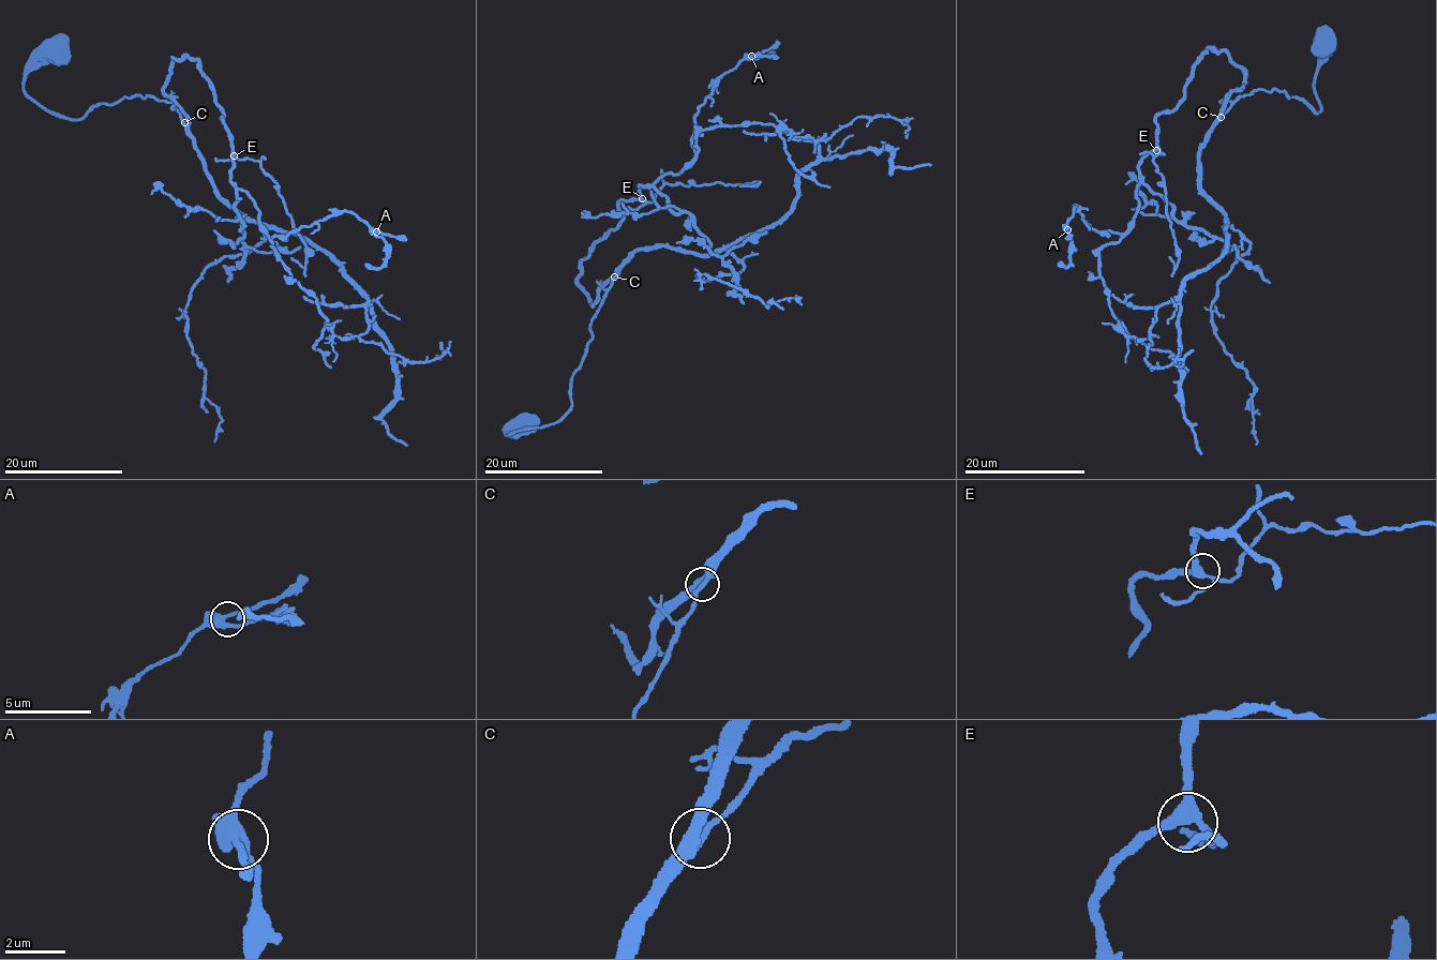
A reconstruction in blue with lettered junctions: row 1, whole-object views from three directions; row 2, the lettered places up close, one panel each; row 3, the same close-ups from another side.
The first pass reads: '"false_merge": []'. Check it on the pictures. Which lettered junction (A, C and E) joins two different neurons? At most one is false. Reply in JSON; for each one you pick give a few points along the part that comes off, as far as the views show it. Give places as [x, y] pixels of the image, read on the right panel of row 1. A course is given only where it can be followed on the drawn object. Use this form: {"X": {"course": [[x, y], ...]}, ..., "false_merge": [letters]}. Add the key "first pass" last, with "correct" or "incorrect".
{"false_merge": [], "first pass": "correct"}

